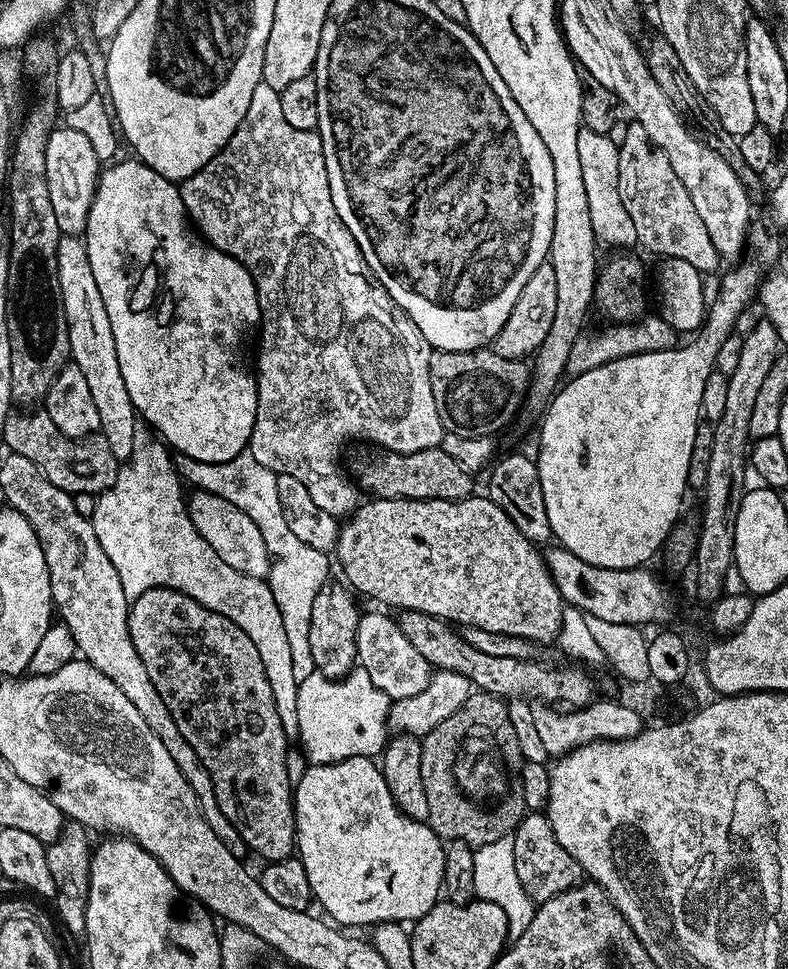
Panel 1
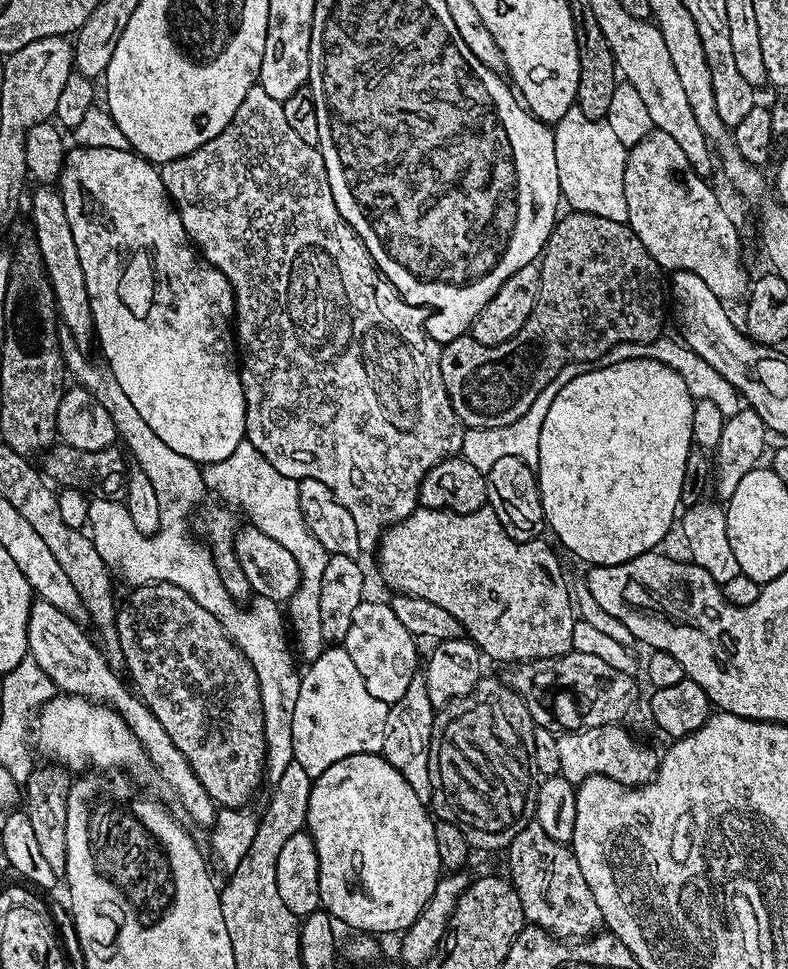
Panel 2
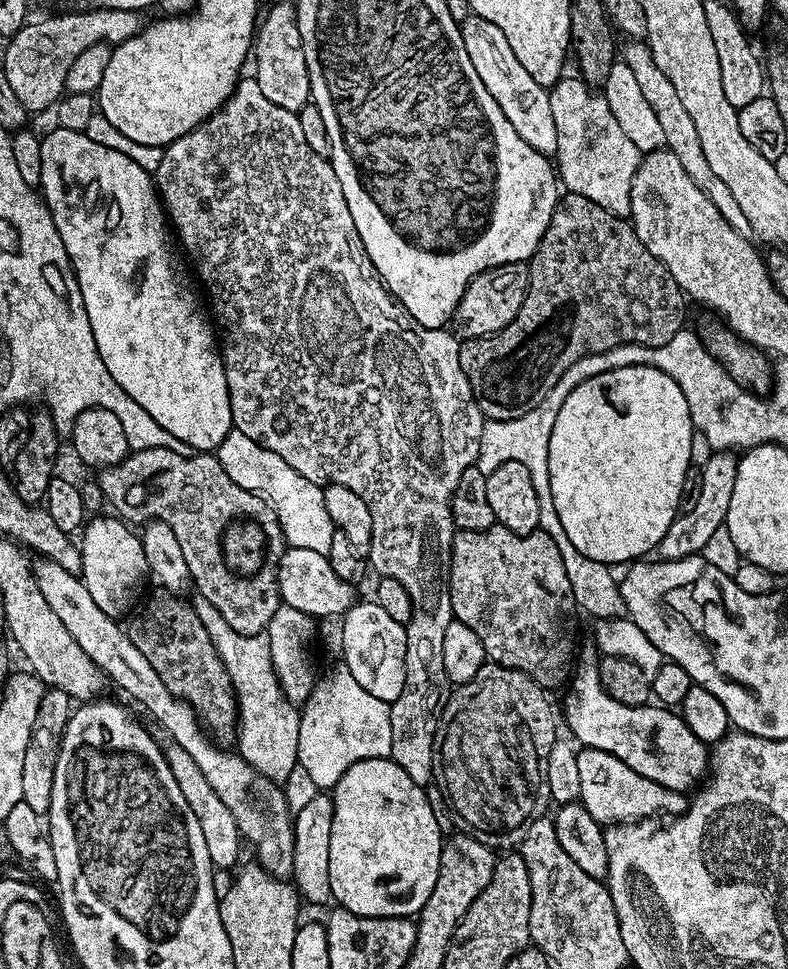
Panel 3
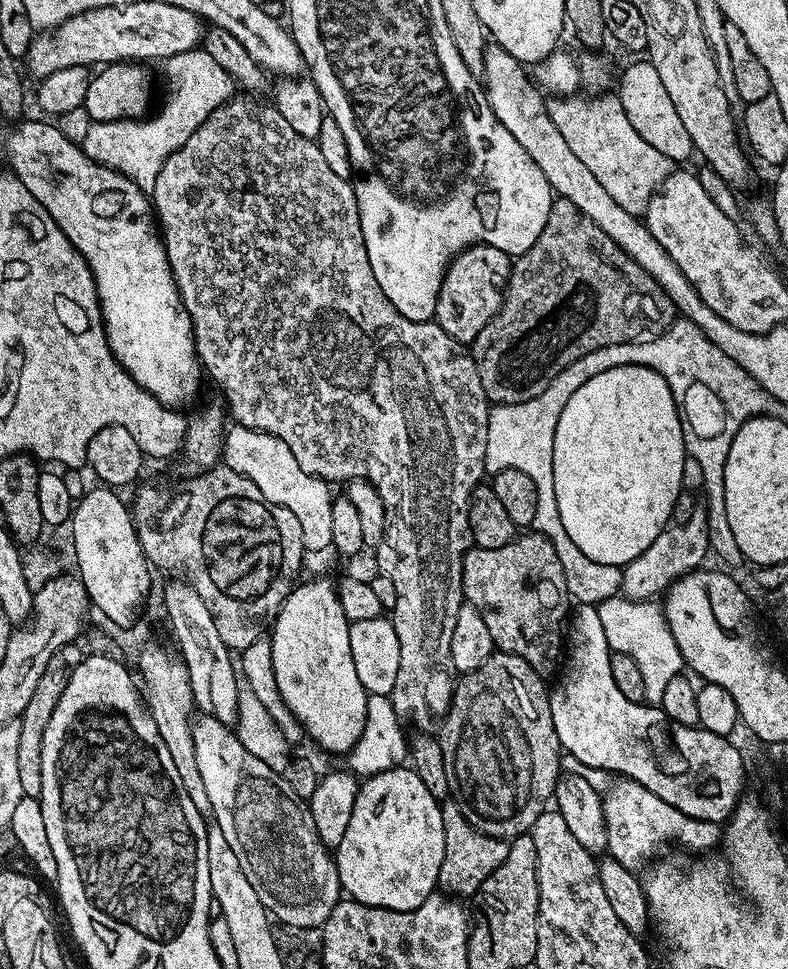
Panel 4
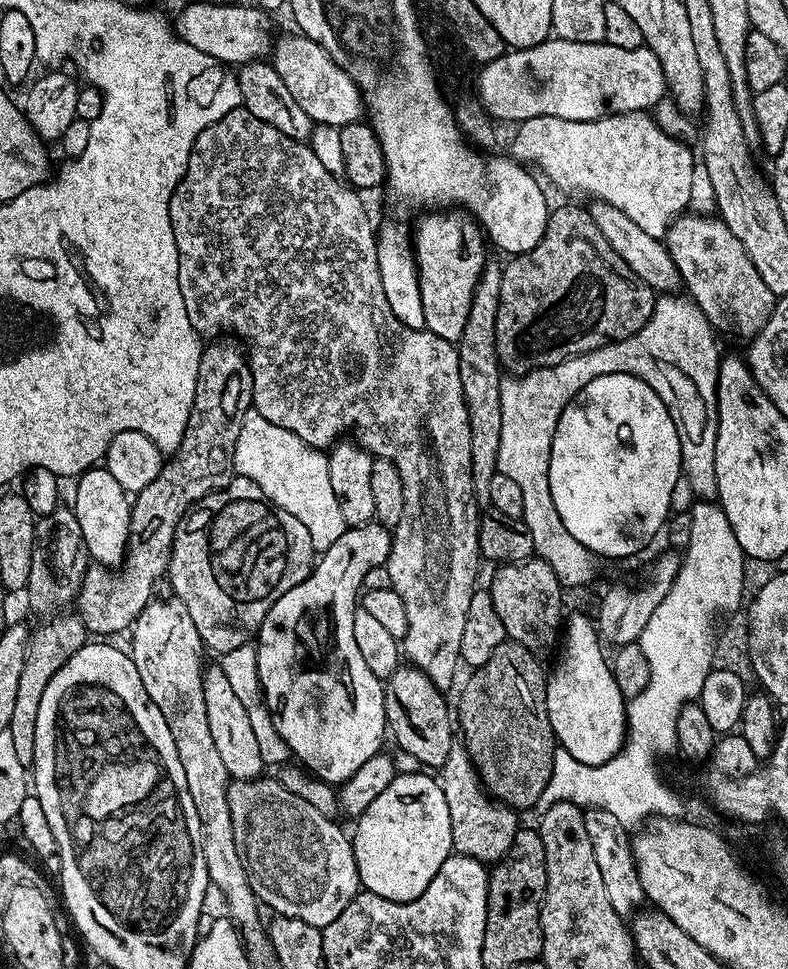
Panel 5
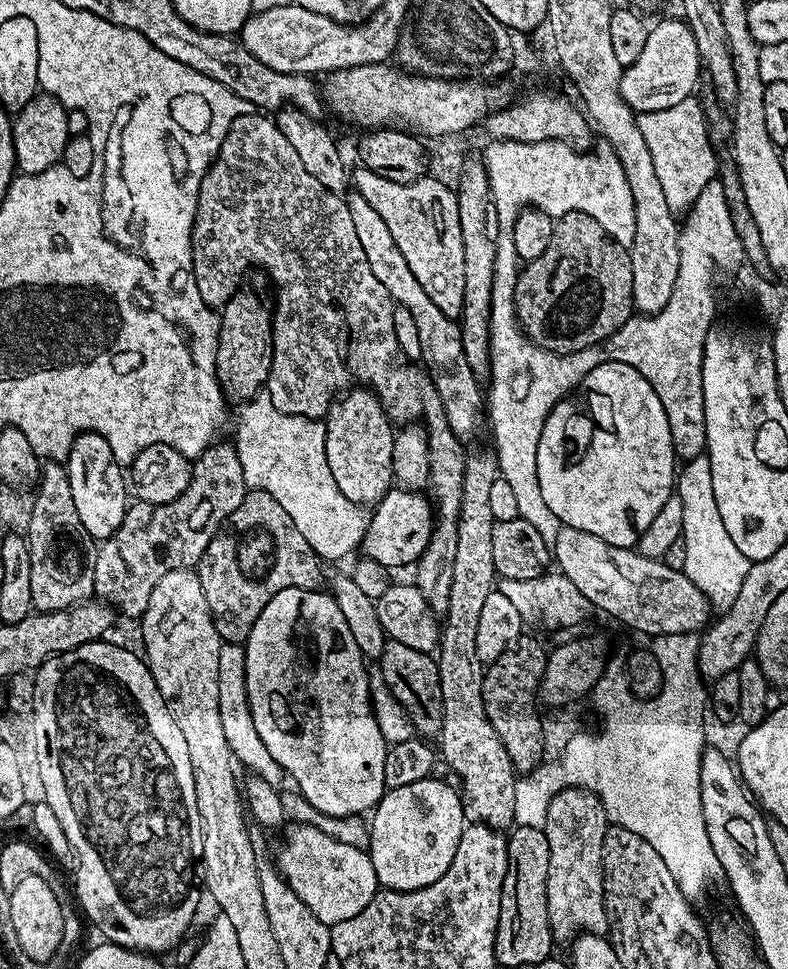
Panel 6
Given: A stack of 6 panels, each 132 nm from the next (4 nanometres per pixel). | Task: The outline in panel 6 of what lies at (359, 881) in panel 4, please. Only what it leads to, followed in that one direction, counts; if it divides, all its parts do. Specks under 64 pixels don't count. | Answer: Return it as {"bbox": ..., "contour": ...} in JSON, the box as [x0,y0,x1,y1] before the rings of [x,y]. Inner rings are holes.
{"bbox":[366,778,466,892],"contour":[[[437,778],[410,782],[410,786],[398,786],[385,791],[383,798],[371,813],[366,851],[374,862],[374,874],[381,889],[393,892],[413,892],[430,886],[446,874],[454,854],[458,850],[460,835],[466,827],[464,801],[455,787],[443,784]]]}

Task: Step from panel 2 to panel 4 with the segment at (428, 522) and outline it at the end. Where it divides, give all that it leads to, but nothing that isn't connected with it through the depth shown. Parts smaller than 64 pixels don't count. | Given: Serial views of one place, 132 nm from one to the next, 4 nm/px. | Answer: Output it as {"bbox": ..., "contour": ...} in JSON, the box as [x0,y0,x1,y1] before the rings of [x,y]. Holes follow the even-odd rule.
{"bbox":[462,530,570,678],"contour":[[[532,530],[498,550],[469,547],[462,562],[462,586],[465,601],[482,614],[499,651],[522,658],[541,678],[557,675],[570,597],[562,562],[545,536]]]}

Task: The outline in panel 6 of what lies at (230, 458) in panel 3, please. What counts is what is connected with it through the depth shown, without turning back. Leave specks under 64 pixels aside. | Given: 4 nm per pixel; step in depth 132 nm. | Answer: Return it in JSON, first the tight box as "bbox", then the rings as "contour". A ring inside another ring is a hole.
{"bbox":[234,398,369,561],"contour":[[[256,398],[243,405],[244,413],[240,416],[240,425],[236,428],[234,447],[242,462],[242,474],[249,489],[270,494],[286,514],[294,522],[298,534],[310,542],[321,561],[340,560],[352,551],[359,549],[364,542],[368,529],[369,513],[361,505],[350,502],[342,490],[338,490],[338,482],[334,482],[334,474],[330,474],[330,466],[326,462],[324,449],[324,425],[320,420],[311,420],[305,416],[282,414],[267,399]]]}

